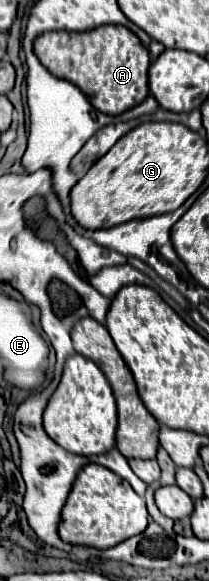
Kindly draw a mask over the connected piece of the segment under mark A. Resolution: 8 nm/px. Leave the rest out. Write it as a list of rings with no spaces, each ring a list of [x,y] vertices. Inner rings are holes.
[[[98,26],[88,32],[44,32],[34,40],[34,54],[50,74],[78,86],[102,114],[118,116],[148,96],[148,50],[124,26]]]

